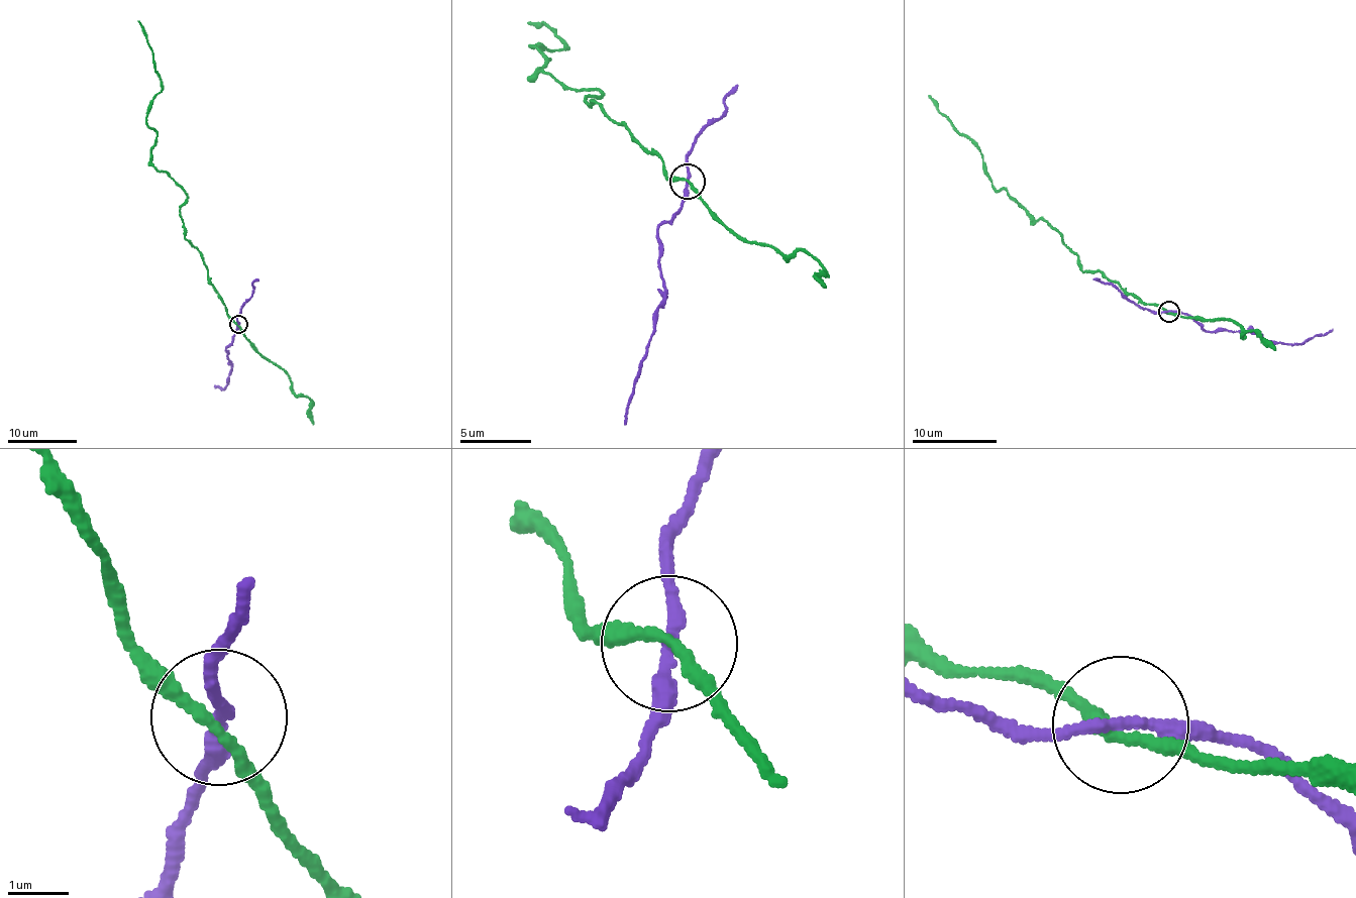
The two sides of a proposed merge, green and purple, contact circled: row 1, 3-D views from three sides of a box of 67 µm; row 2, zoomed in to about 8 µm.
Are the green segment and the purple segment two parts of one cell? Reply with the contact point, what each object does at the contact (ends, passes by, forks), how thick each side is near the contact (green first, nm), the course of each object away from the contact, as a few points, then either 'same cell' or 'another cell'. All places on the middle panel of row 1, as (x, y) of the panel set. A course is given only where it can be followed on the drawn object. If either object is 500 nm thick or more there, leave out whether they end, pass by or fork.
place (687, 181); green passes by; purple passes by; calibres 180 and 200 nm; course green (686, 181), (585, 103), (600, 90), (535, 76), (548, 57), (531, 45), (567, 44), (526, 23); course purple (687, 183), (683, 210), (656, 230), (662, 308), (655, 312), (648, 355), (625, 424); another cell

